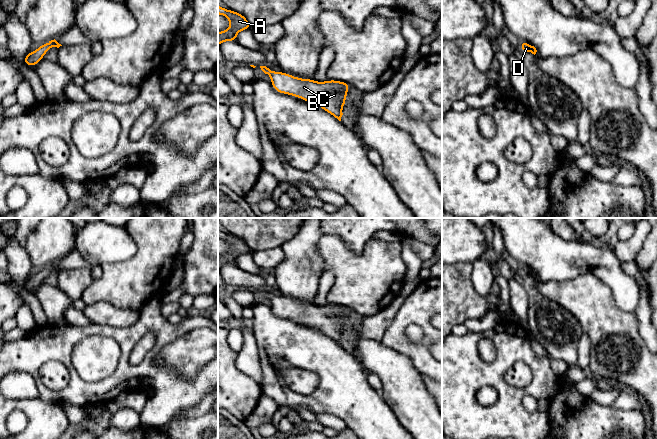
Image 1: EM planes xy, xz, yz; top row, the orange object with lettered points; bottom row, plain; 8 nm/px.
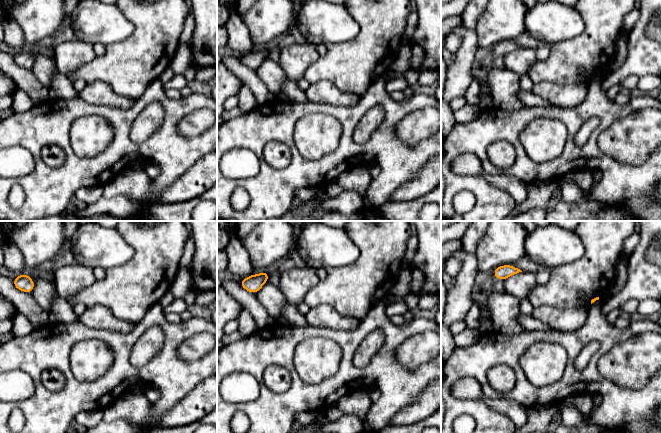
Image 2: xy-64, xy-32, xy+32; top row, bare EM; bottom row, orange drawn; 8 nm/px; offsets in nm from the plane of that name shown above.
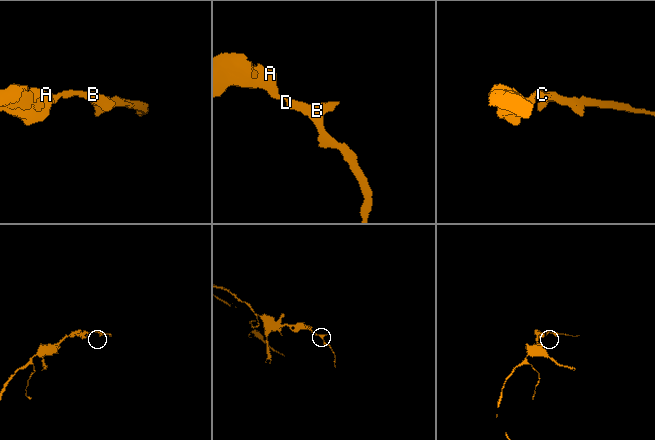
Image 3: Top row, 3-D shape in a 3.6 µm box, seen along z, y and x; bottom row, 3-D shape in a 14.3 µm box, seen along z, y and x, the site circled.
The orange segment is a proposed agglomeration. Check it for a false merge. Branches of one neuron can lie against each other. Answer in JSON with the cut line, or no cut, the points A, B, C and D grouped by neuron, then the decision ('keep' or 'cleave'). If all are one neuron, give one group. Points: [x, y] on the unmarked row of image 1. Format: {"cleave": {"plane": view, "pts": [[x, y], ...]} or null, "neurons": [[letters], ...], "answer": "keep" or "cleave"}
{"cleave": null, "neurons": [["A", "B", "C", "D"]], "answer": "keep"}

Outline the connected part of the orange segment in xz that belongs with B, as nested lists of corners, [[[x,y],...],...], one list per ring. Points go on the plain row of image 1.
[[[260,290],[260,292],[271,301],[272,310],[277,316],[317,328],[341,345],[342,332],[346,326],[350,308],[336,304],[315,306],[312,303],[301,303],[284,296],[274,296],[266,290]]]

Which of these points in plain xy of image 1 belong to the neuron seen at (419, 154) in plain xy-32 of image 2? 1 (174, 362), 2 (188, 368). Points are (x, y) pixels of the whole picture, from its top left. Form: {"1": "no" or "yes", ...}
{"1": "no", "2": "no"}

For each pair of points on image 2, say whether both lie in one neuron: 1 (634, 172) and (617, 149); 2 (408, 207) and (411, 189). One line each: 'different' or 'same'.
1: different
2: different

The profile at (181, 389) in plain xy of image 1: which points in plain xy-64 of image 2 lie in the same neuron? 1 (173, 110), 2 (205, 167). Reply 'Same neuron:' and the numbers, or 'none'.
Same neuron: 1

